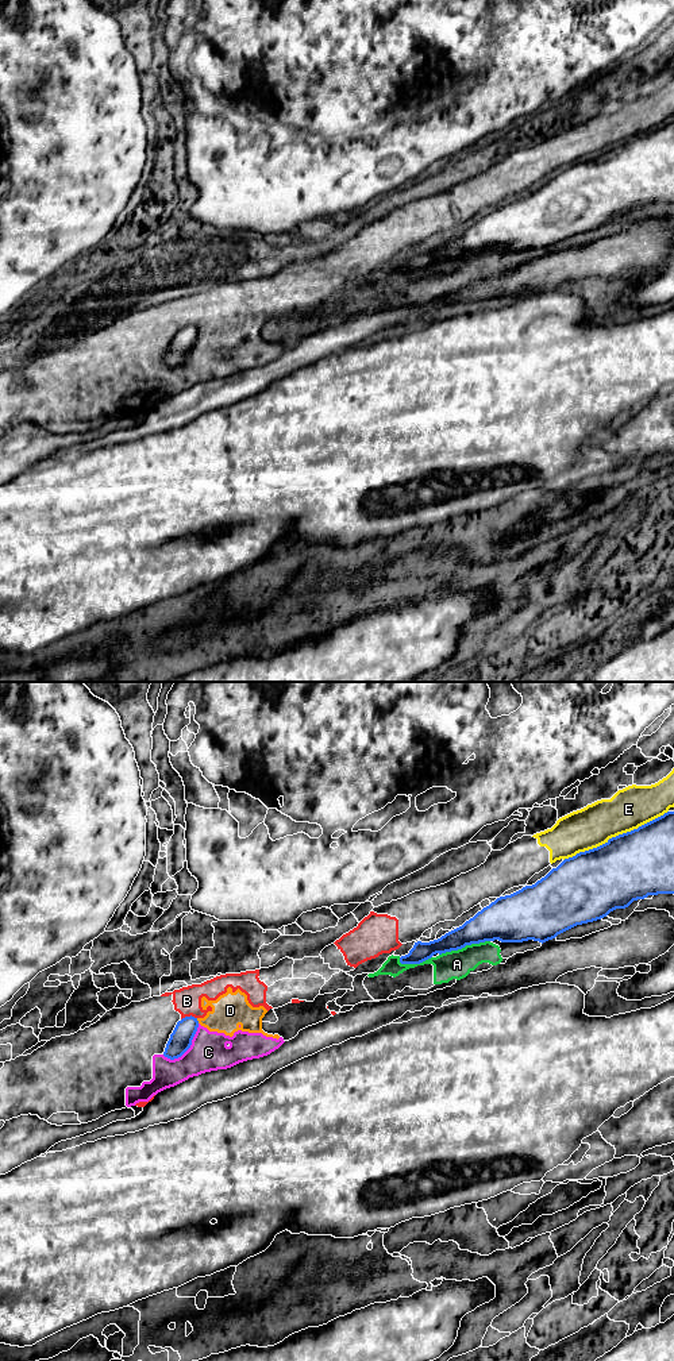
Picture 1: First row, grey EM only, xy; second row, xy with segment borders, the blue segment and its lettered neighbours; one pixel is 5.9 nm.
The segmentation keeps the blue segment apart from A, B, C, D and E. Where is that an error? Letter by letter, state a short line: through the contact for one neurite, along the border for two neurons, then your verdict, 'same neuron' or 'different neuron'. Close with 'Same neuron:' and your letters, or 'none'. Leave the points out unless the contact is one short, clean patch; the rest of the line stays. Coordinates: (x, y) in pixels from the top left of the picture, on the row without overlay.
A: different neuron
B: different neuron
C: different neuron
D: line xy (196, 327), (199, 331); different neuron
E: different neuron
Same neuron: none

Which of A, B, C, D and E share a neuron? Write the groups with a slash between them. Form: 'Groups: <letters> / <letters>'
Groups: A B C D E

